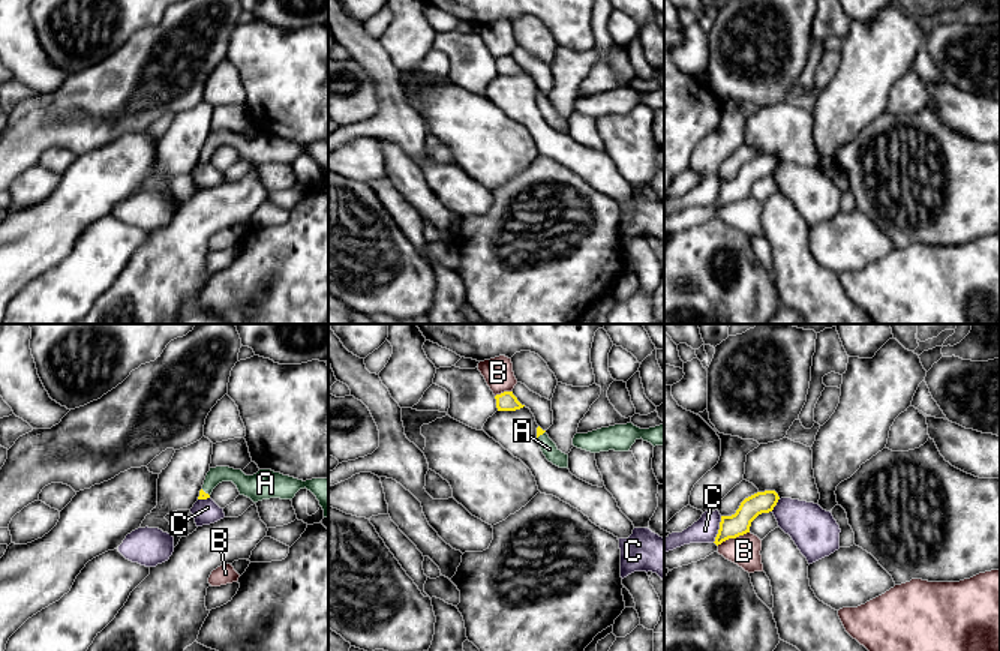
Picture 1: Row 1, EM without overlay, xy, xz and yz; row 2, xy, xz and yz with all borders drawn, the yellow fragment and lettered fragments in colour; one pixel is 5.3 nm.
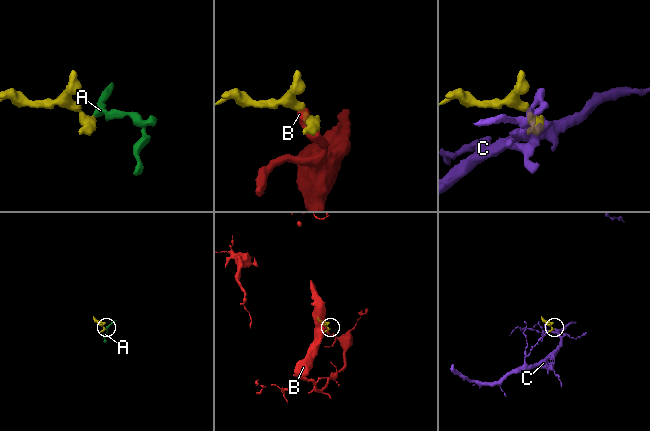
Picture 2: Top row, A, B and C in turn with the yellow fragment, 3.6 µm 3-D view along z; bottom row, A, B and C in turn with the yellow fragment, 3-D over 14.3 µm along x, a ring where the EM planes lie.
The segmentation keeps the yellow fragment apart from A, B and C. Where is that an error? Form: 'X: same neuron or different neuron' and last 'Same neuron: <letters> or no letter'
A: same neuron
B: different neuron
C: different neuron
Same neuron: A

